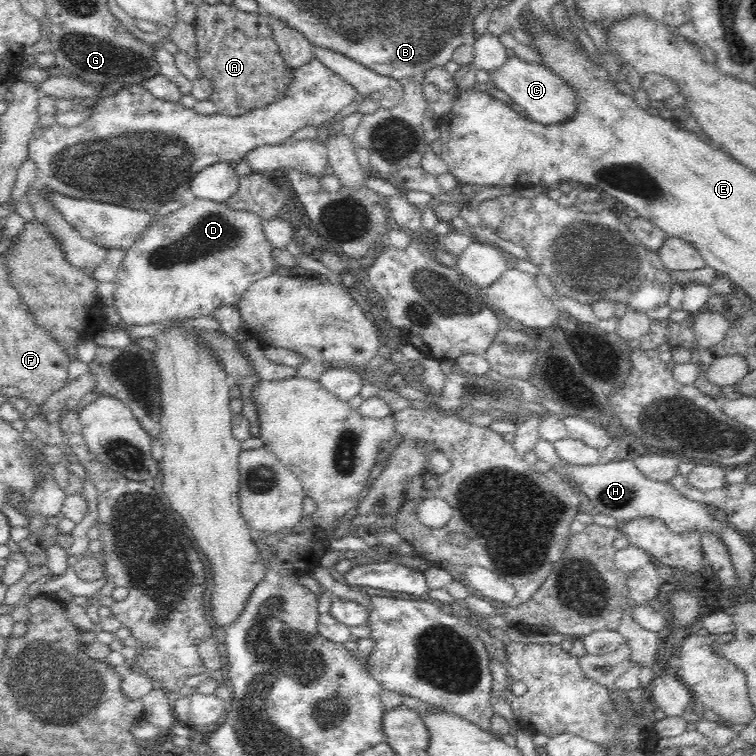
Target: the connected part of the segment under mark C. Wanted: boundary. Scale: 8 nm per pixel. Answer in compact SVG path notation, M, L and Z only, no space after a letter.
M508 57L502 68L490 73L489 81L494 83L498 90L526 110L526 114L534 121L544 126L559 125L569 121L577 109L577 94L571 86L566 85L560 77L540 64L524 62L519 57Z

